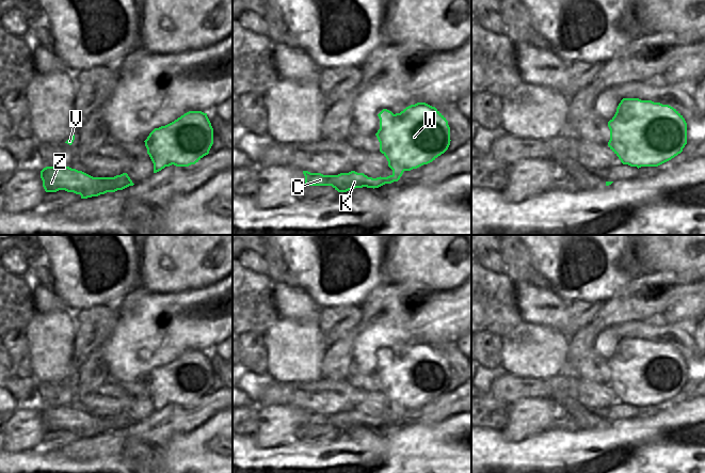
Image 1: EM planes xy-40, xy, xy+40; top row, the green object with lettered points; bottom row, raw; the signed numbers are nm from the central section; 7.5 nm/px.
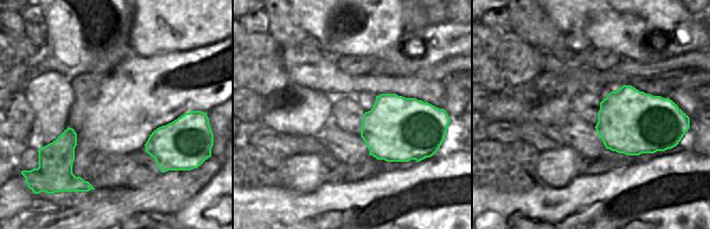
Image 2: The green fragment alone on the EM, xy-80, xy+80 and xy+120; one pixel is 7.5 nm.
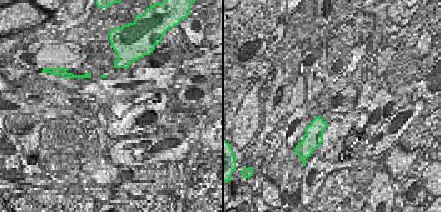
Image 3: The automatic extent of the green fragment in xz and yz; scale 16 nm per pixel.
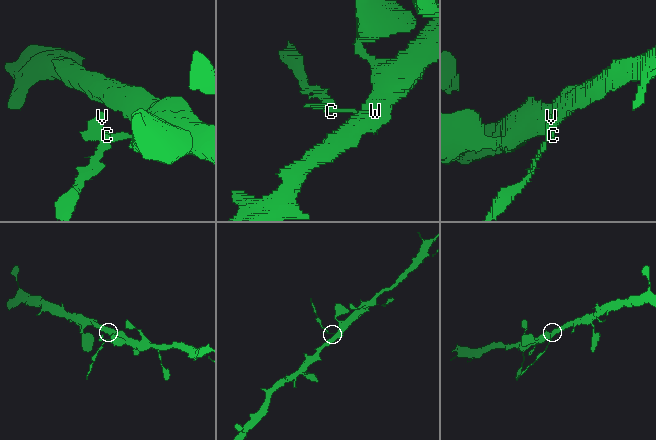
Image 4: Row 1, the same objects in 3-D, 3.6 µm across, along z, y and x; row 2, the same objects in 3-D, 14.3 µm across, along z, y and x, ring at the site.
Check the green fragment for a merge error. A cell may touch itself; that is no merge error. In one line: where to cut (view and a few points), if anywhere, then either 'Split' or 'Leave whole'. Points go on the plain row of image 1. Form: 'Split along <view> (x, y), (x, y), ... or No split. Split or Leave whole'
Split along xy (393, 413), (399, 416). Split.

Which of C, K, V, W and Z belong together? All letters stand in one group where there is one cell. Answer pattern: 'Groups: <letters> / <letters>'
Groups: C K V Z / W.

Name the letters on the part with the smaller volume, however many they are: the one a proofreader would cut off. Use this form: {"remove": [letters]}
{"remove": ["C", "K", "V", "Z"]}

